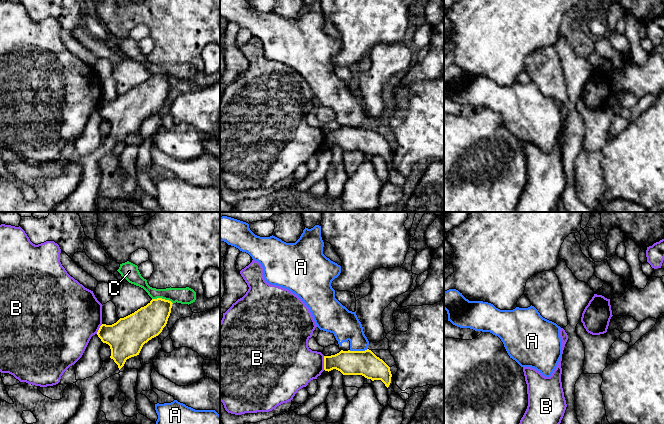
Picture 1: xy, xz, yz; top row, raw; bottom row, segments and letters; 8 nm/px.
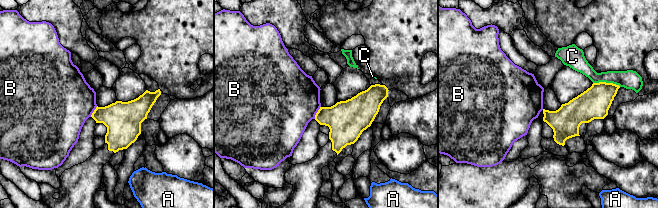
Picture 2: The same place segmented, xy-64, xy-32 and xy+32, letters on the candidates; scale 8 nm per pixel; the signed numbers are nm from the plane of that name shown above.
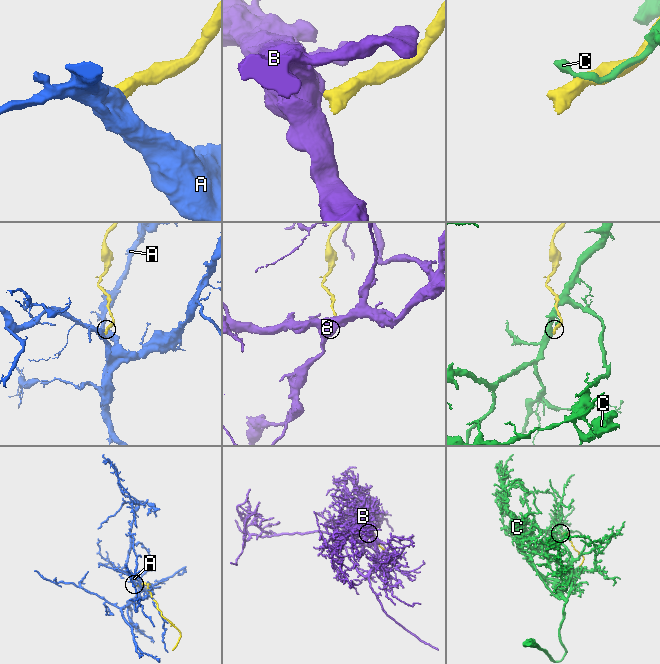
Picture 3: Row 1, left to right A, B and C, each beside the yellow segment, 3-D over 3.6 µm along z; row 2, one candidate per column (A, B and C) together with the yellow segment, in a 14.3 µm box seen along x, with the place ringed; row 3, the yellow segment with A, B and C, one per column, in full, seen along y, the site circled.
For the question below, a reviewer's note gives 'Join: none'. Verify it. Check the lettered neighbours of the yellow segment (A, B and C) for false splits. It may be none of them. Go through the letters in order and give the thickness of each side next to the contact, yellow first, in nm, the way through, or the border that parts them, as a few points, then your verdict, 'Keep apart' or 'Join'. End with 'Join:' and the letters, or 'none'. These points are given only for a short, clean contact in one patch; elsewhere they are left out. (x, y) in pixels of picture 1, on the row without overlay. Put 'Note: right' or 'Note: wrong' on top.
Note: right
A: Thickness 200 nm (yellow) against 240 nm. Keep apart
B: Thickness 190 nm (yellow) against 380 nm. Boundary: xz (323, 132), (324, 145). Keep apart
C: Thickness 260 nm (yellow) against 130 nm. Keep apart
Join: none

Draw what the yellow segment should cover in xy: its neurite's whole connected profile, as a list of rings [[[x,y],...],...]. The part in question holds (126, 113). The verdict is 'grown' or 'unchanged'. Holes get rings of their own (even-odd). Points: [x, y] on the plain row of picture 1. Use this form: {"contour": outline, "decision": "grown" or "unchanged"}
{"contour": [[[162,74],[152,75],[146,82],[116,99],[100,102],[97,111],[110,122],[111,132],[92,153],[76,158],[82,169],[81,180],[75,191],[58,203],[53,212],[95,212],[101,182],[99,160],[120,149],[127,135],[139,131],[143,121],[162,108],[172,80]]], "decision": "grown"}

